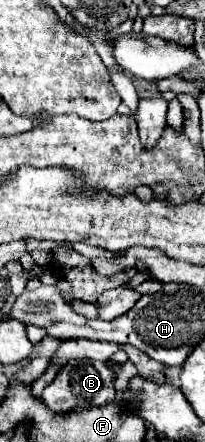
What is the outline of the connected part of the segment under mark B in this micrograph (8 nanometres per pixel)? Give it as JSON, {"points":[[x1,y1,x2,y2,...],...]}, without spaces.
{"points":[[73,360,43,390,43,402,55,414,69,414,69,412,73,412,77,408,109,404,109,402,115,400,115,378,117,378,115,372,107,364,103,364,103,362]]}

